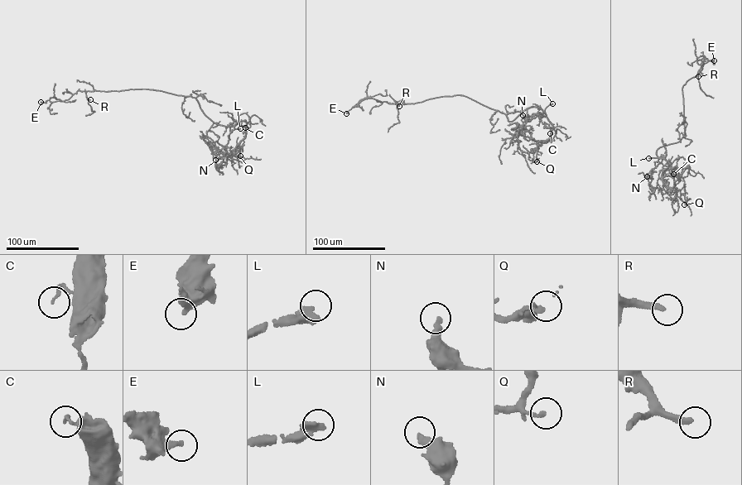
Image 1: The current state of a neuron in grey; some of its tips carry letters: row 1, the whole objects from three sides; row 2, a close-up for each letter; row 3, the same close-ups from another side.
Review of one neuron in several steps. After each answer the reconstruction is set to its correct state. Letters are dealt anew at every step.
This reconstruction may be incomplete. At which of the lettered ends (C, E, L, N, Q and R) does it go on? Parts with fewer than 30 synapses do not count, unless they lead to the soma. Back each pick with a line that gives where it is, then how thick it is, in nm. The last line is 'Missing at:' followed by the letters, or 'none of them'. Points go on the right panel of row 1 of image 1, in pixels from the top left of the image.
L: place (648, 158); calibre 380 nm
R: place (698, 76); calibre 260 nm
Missing at: L, R

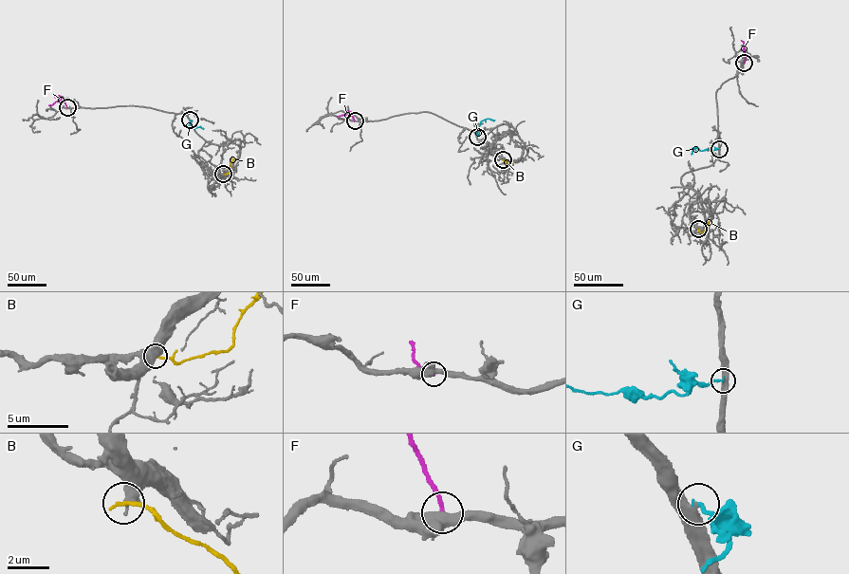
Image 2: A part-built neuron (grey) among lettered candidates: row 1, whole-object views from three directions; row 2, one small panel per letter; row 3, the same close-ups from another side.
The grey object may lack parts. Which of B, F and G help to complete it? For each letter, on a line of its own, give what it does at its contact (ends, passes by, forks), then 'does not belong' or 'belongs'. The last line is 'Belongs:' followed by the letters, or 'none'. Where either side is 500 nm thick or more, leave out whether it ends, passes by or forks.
B: does not belong
F: does not belong
G: it ends there; belongs
Belongs: G

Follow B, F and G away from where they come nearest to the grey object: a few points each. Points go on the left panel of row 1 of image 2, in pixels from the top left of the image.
B: (224, 174), (228, 173), (234, 158)
F: (67, 107), (62, 100), (48, 105)
G: (190, 120), (190, 129), (203, 128)

